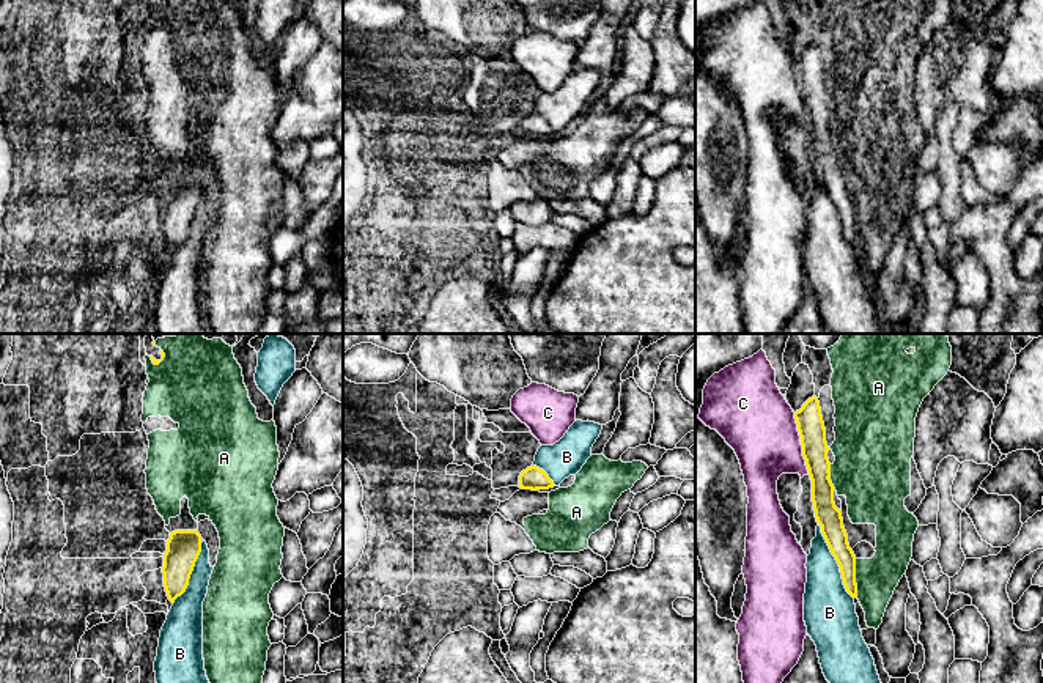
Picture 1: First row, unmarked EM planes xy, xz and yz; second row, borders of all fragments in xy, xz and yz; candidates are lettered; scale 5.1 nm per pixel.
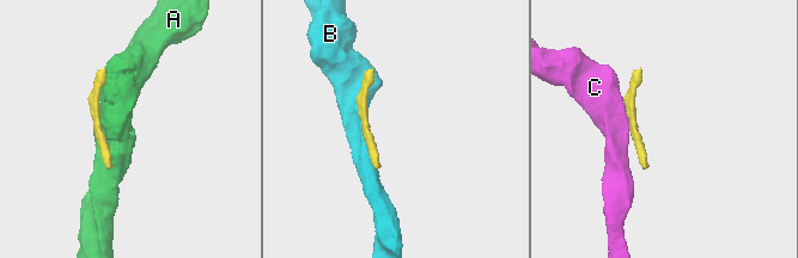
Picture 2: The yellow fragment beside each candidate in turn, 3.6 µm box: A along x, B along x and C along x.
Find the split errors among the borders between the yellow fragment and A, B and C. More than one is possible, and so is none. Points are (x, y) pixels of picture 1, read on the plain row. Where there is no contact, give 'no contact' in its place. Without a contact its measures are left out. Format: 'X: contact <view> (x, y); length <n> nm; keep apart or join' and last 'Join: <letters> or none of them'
A: contact yz (855, 225); length 200 nm; keep apart
B: contact yz (836, 206); length 440 nm; keep apart
C: contact yz (801, 90); length 320 nm; keep apart
Join: none of them

